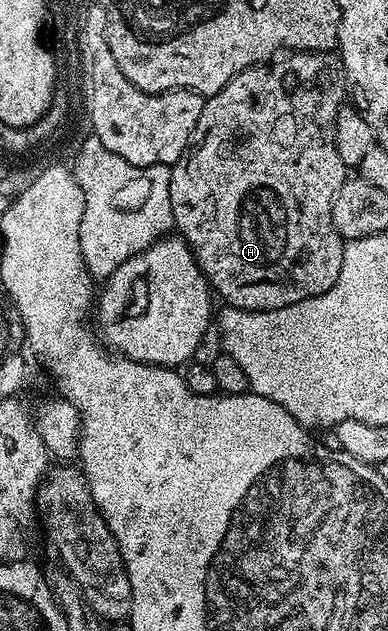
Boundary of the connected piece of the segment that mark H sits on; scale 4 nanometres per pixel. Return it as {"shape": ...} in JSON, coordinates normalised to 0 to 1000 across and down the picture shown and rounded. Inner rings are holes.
{"shape":[[[747,81],[714,94],[626,109],[613,120],[595,124],[595,130],[585,130],[585,136],[575,136],[575,143],[564,143],[552,152],[531,157],[523,181],[513,181],[513,193],[503,200],[487,233],[479,235],[474,247],[464,247],[441,266],[436,300],[454,366],[464,379],[487,388],[487,395],[508,412],[508,420],[539,444],[541,458],[567,474],[572,469],[590,480],[582,483],[593,490],[626,494],[719,491],[729,485],[781,479],[791,472],[812,472],[853,460],[853,453],[863,453],[863,441],[874,441],[874,428],[884,422],[884,396],[892,388],[892,382],[881,380],[879,372],[863,365],[853,345],[858,315],[863,307],[874,307],[874,295],[884,295],[894,282],[884,250],[874,250],[874,238],[863,238],[863,187],[874,181],[879,166],[894,158],[894,135],[879,97],[858,82]]]}

